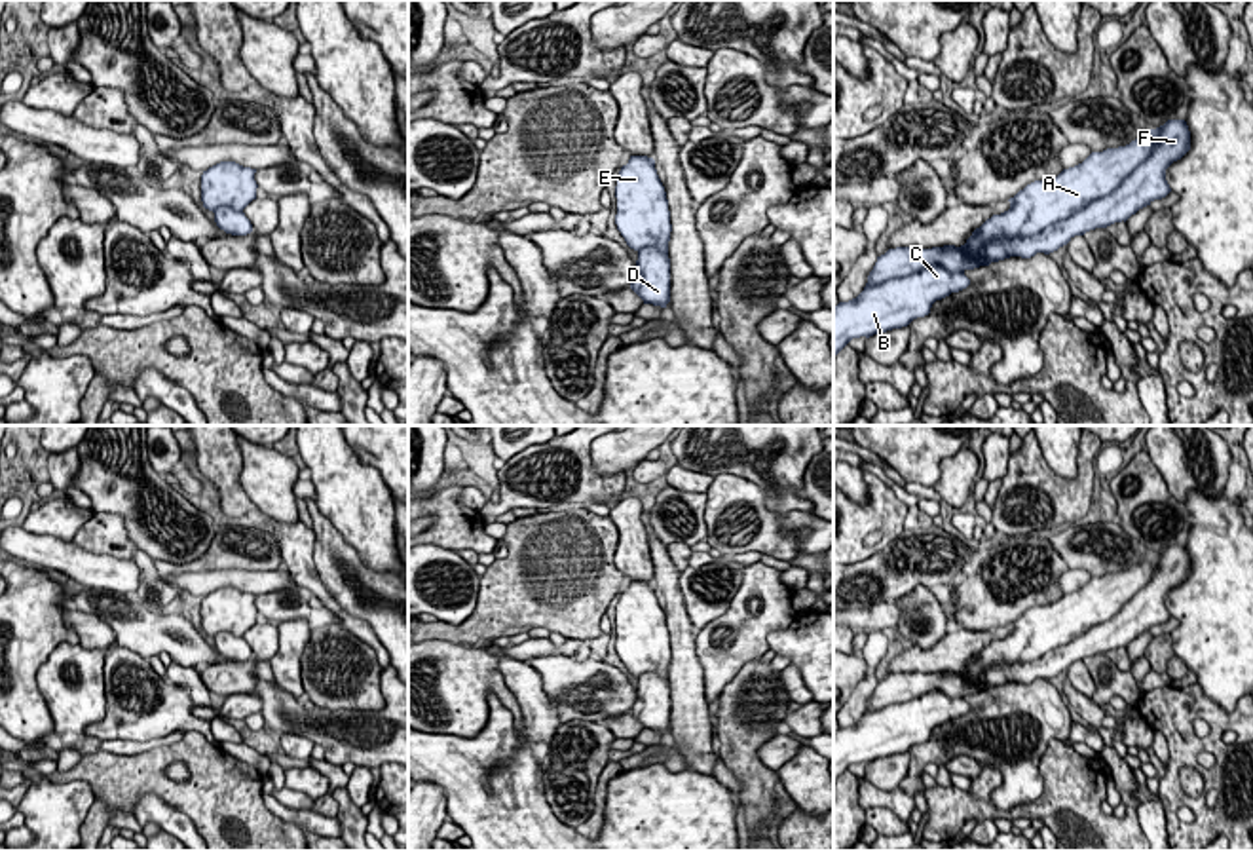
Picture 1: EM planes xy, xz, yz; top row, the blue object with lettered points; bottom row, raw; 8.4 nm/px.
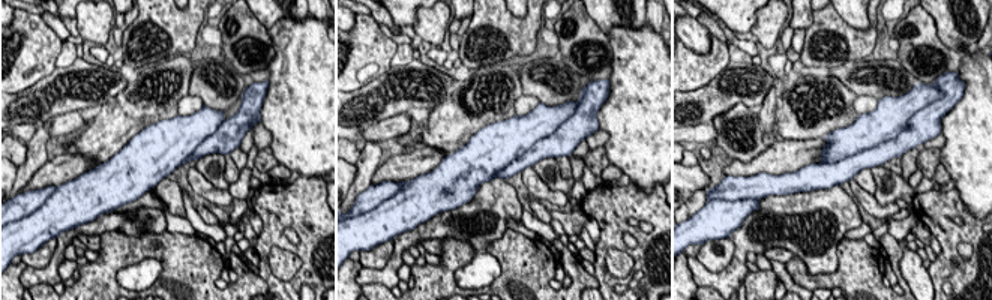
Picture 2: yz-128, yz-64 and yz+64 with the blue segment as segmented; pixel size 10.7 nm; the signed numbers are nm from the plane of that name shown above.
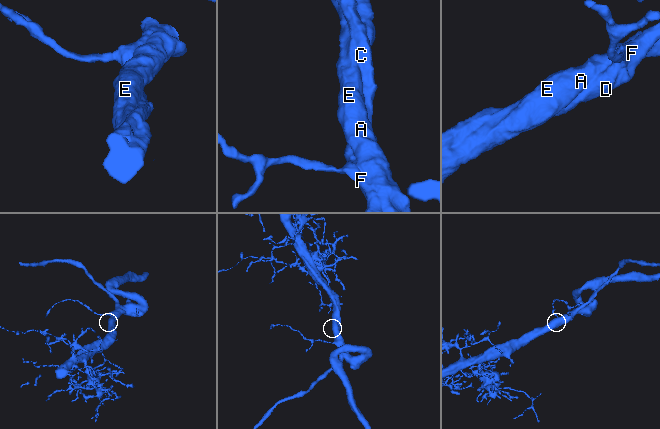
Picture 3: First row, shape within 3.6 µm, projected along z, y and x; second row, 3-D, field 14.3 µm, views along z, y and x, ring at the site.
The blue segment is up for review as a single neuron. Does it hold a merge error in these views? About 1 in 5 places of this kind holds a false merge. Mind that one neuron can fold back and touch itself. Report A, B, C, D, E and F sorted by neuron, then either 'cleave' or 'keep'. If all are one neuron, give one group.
A B C D E F | keep

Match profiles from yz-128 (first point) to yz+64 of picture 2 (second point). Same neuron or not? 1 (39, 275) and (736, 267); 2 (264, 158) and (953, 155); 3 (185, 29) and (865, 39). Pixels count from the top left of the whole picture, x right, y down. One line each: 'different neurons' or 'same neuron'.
1: same neuron
2: different neurons
3: same neuron

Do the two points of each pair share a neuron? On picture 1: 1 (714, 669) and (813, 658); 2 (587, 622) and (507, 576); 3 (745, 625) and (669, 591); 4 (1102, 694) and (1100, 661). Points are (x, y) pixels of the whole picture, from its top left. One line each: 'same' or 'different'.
1: different
2: same
3: different
4: same

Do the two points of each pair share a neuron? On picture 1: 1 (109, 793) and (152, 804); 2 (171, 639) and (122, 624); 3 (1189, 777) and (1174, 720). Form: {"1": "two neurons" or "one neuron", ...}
{"1": "two neurons", "2": "one neuron", "3": "two neurons"}

